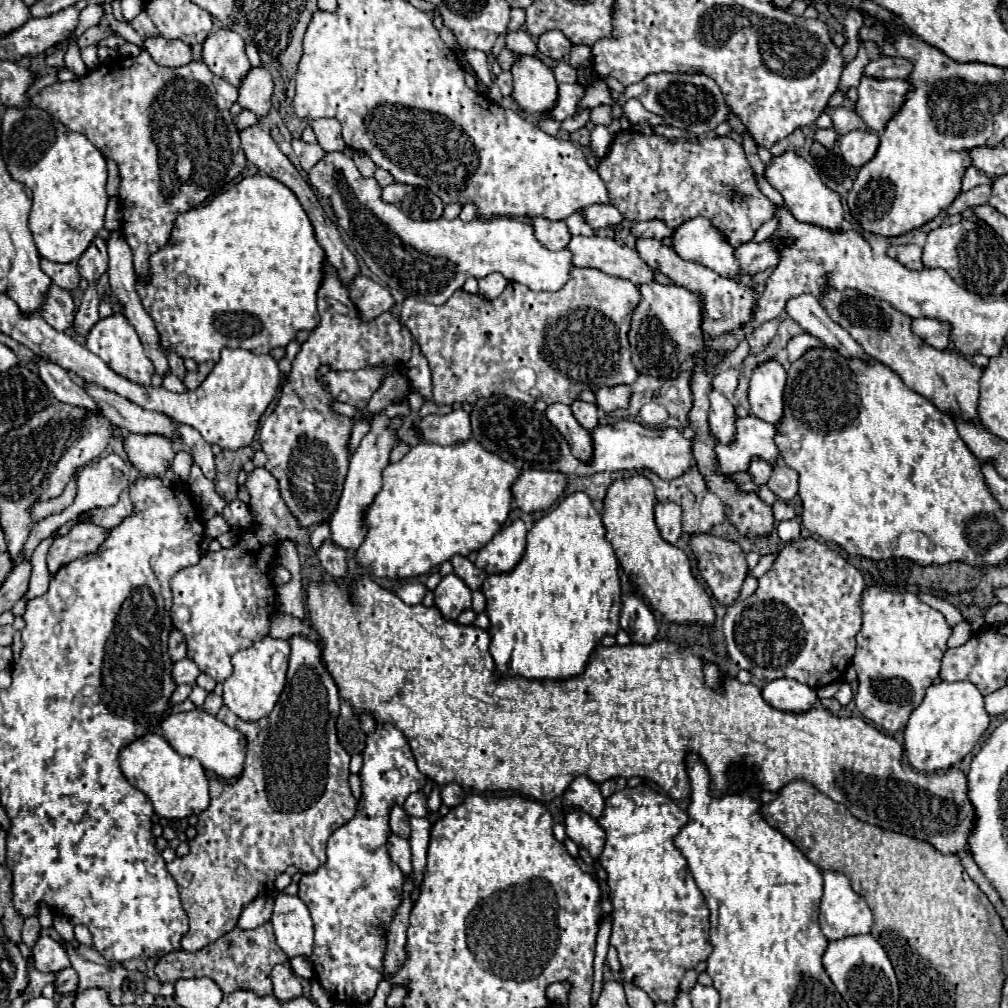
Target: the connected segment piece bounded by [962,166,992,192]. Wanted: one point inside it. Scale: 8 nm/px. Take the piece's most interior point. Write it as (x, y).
(972, 177)

